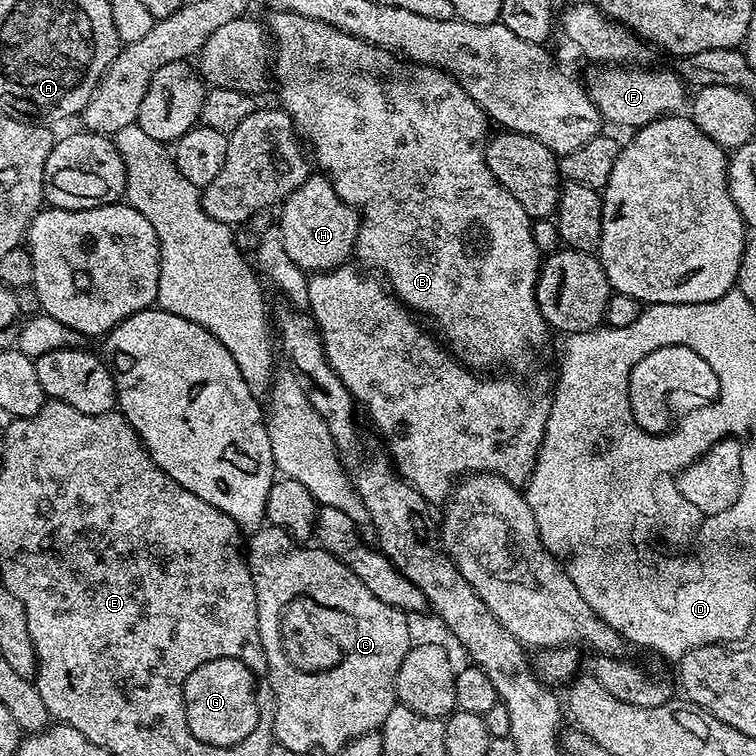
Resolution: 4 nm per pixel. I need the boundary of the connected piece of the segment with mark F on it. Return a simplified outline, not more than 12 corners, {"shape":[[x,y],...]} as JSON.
{"shape":[[592,66],[601,117],[635,130],[685,107],[686,84],[657,66]]}

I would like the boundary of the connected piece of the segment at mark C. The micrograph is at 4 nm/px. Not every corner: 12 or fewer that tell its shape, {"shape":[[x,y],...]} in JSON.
{"shape":[[246,540],[275,743],[339,754],[414,643],[325,548]]}

